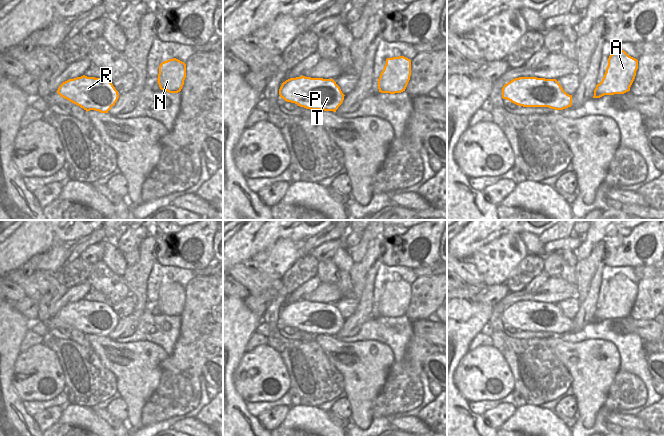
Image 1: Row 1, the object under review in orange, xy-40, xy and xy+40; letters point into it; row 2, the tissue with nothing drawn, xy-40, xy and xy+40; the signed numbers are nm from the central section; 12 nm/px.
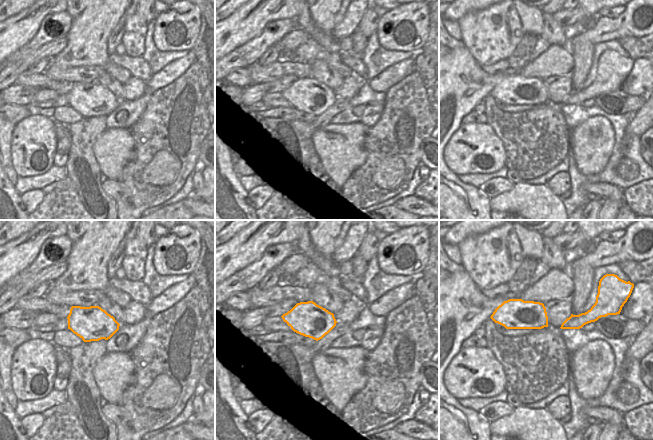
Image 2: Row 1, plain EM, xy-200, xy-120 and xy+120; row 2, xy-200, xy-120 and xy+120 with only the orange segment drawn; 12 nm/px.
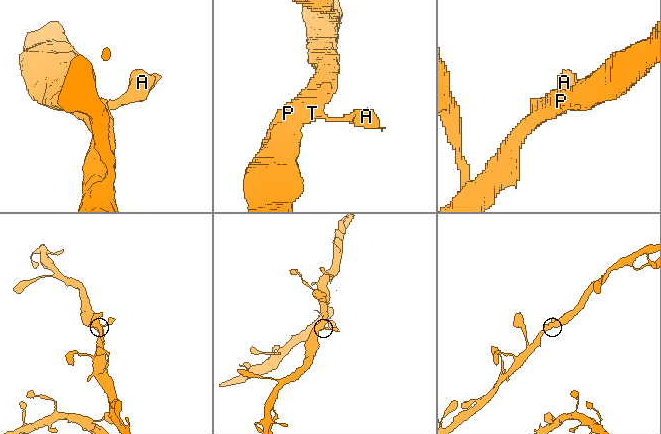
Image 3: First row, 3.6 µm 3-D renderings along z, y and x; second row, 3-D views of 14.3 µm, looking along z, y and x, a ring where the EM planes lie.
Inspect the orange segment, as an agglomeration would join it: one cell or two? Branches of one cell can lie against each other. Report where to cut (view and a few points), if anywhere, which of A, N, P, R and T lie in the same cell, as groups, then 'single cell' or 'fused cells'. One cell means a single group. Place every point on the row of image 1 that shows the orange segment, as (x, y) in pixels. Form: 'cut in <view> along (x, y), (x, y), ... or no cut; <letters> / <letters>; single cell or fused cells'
no cut; A N P R T; single cell

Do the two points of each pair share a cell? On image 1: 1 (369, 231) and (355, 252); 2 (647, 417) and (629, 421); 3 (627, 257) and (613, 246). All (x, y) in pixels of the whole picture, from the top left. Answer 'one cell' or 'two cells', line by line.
1: one cell
2: two cells
3: one cell

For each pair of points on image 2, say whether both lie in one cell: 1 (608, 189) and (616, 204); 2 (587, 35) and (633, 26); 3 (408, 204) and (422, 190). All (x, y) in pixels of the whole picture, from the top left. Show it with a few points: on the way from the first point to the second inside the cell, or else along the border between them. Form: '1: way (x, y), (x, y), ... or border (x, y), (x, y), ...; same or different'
1: border (618, 188), (603, 198); different
2: way (598, 34), (606, 29), (622, 26); same
3: border (413, 195), (428, 202); different

